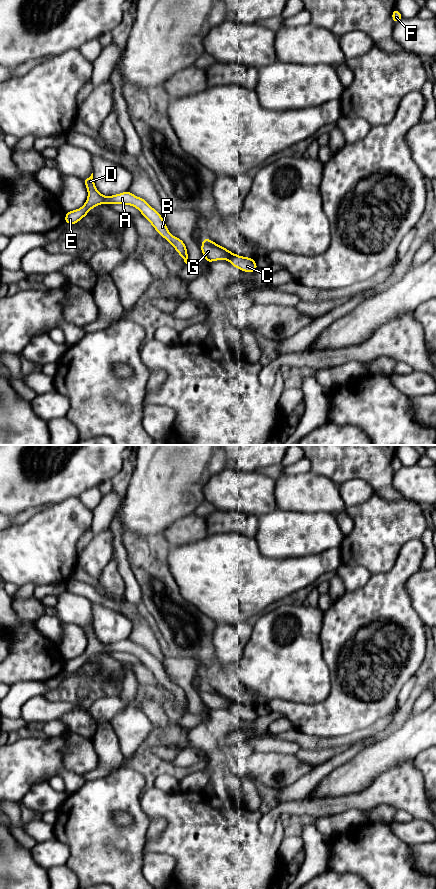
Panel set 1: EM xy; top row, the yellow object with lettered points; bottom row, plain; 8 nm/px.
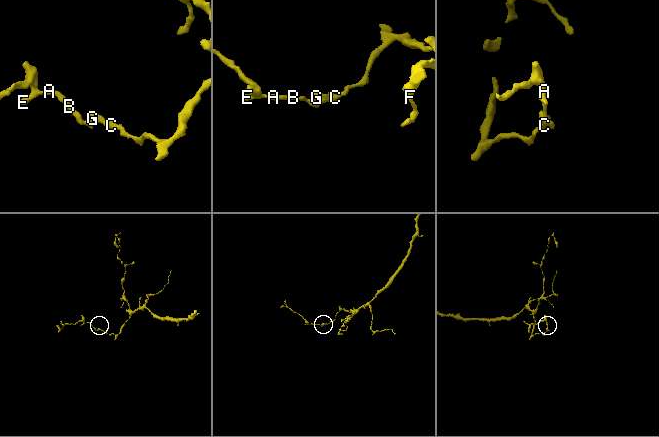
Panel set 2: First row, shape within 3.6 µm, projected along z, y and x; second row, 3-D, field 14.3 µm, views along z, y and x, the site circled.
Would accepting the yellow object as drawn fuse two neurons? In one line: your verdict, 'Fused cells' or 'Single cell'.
Fused cells

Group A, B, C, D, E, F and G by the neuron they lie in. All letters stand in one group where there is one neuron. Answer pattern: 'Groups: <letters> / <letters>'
Groups: A B D E G / C F

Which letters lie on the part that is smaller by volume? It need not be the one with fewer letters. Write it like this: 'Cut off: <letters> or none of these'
Cut off: A, B, D, E, G

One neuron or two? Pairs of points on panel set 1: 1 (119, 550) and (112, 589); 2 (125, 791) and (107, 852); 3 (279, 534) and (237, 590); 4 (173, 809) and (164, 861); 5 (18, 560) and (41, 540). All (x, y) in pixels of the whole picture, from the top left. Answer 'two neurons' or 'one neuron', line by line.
1: two neurons
2: one neuron
3: two neurons
4: two neurons
5: one neuron

